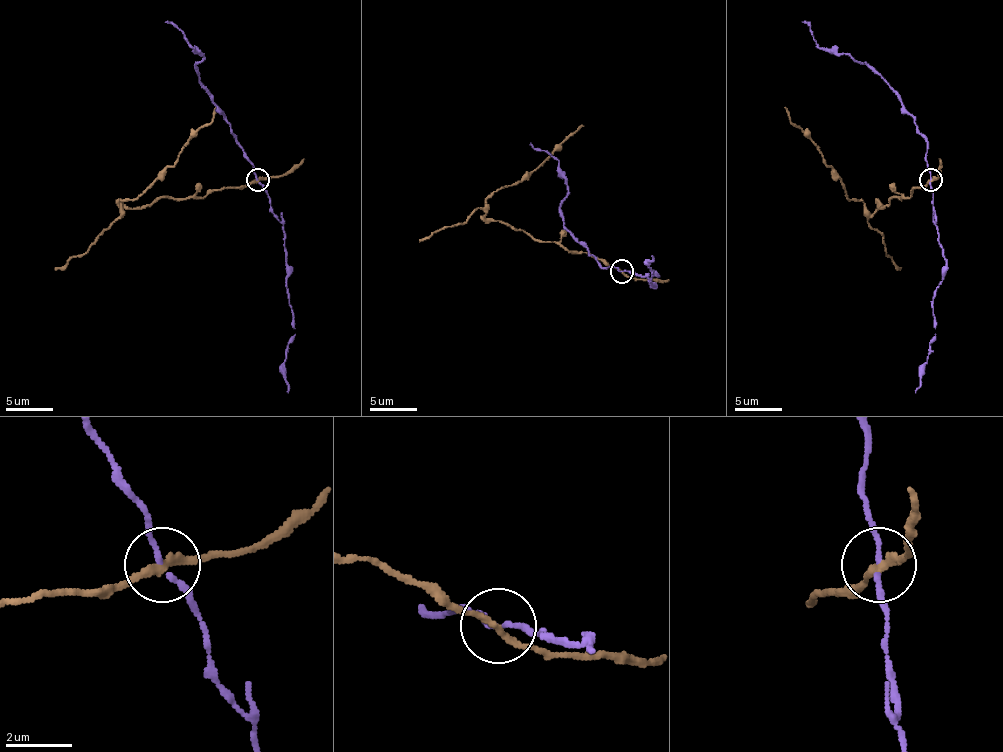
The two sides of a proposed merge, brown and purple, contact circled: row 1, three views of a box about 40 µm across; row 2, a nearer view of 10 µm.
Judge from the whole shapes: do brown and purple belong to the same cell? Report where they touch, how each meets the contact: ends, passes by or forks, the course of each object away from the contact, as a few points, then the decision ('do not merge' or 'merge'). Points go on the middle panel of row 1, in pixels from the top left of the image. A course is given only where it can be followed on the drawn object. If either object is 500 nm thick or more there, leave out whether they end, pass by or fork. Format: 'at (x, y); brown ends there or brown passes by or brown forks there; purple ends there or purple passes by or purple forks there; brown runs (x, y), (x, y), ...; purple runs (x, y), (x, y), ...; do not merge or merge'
at (622, 271); brown passes by; purple passes by; brown runs (622, 271), (555, 241), (533, 241), (522, 229), (487, 220), (484, 213), (487, 199), (522, 183), (583, 124); purple runs (622, 271), (604, 267), (564, 225), (559, 206), (566, 190), (566, 176), (559, 161), (529, 145); do not merge

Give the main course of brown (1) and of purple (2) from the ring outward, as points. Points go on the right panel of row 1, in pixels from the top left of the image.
1: (931, 179), (872, 214), (847, 195), (842, 179), (784, 106)
2: (931, 179), (926, 142), (901, 97), (865, 64), (849, 55), (835, 55), (821, 48), (805, 22)

